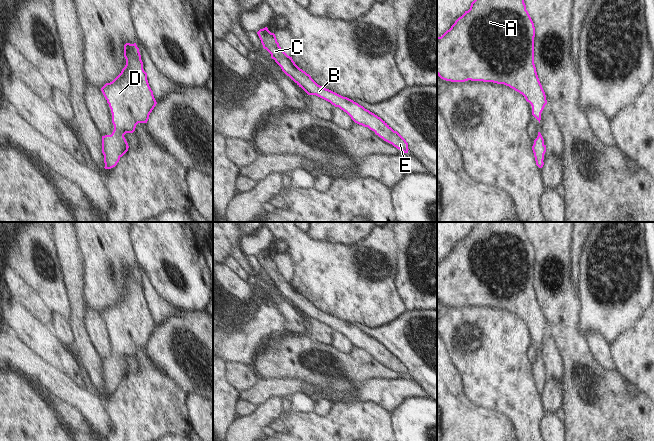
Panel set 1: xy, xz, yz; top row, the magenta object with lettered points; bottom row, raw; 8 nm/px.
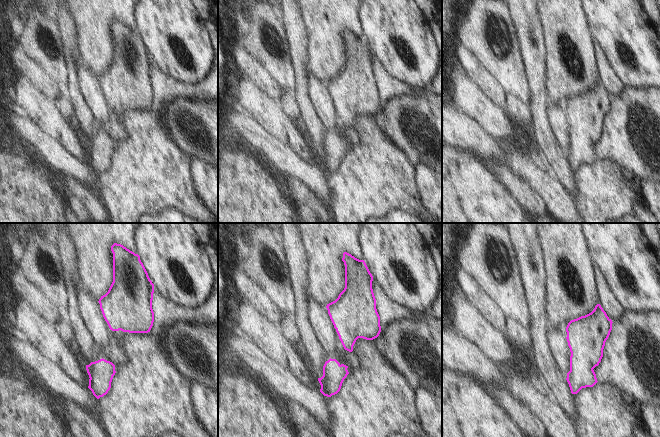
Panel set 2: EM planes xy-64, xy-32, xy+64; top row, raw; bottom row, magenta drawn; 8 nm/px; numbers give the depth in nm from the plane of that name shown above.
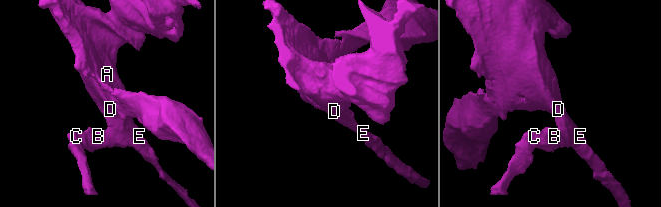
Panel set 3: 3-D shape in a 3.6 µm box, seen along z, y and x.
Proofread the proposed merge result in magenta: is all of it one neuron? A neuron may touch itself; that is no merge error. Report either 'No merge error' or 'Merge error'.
No merge error

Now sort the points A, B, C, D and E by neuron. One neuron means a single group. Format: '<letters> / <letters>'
A B C D E

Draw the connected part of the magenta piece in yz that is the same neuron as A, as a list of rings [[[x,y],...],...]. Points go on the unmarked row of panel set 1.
[[[475,222],[470,233],[459,241],[441,261],[437,261],[437,299],[446,305],[483,305],[504,308],[522,318],[539,345],[547,328],[534,288],[534,247],[523,222]]]

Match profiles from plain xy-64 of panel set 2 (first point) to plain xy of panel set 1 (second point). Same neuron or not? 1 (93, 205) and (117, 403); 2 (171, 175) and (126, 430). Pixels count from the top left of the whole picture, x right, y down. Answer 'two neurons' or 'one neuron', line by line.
1: two neurons
2: one neuron

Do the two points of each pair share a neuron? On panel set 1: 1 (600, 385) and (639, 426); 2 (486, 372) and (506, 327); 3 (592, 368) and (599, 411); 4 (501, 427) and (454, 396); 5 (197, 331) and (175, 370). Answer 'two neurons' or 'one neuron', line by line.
1: one neuron
2: one neuron
3: one neuron
4: one neuron
5: one neuron

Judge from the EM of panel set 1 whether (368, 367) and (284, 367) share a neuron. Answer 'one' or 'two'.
one

